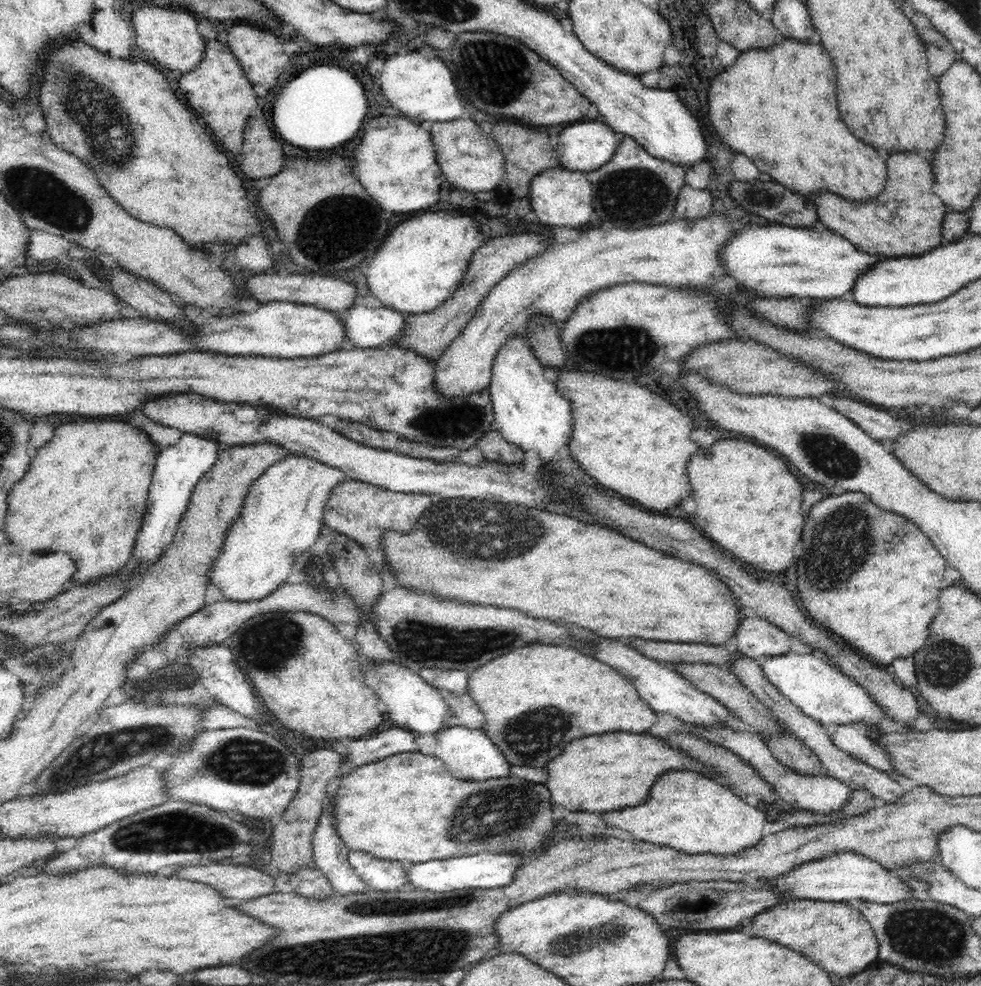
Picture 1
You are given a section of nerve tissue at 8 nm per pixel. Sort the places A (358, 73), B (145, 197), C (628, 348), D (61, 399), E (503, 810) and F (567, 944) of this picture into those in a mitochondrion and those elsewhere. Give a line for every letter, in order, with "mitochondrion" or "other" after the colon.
A: other
B: other
C: mitochondrion
D: other
E: mitochondrion
F: mitochondrion

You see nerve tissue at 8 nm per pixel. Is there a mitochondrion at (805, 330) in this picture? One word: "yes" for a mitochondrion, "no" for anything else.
no

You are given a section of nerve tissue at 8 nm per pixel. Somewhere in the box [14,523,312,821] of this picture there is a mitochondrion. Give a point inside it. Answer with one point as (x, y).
(104, 751)

